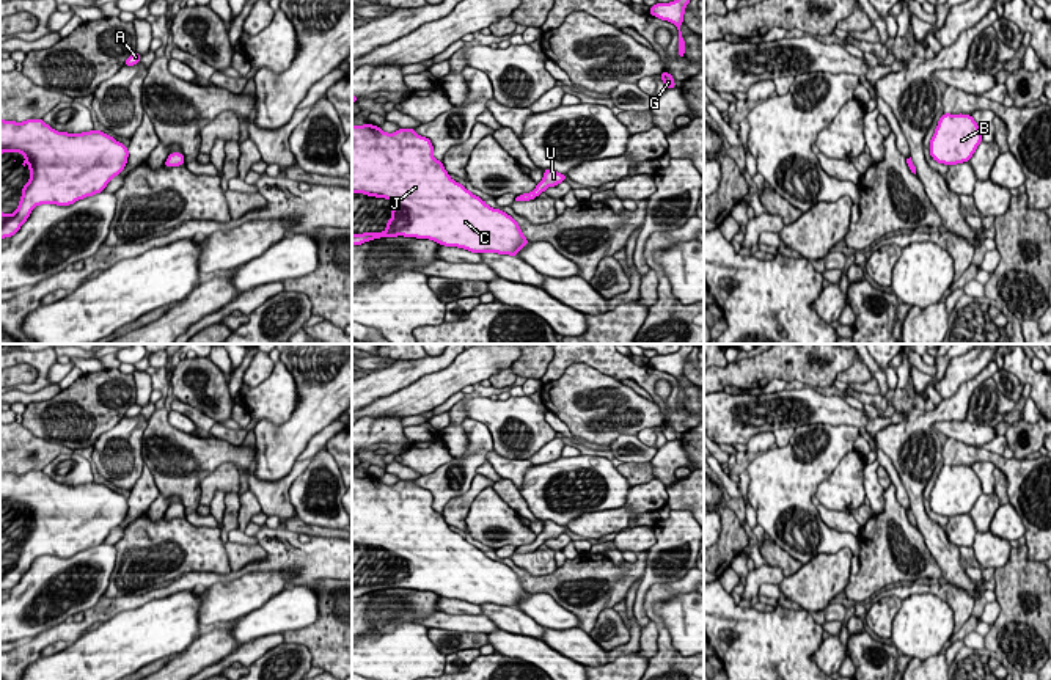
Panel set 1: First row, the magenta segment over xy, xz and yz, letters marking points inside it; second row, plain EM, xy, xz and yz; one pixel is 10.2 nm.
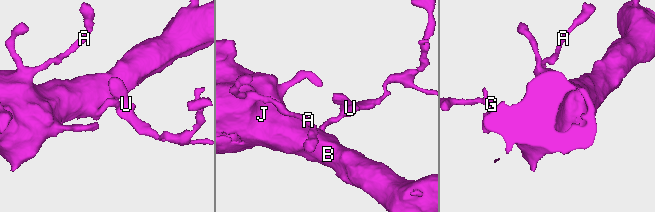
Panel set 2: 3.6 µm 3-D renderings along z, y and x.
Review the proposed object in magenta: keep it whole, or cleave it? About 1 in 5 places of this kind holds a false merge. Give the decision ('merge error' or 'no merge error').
no merge error

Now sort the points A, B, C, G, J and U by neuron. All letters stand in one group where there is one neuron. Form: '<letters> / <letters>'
A B C G J U

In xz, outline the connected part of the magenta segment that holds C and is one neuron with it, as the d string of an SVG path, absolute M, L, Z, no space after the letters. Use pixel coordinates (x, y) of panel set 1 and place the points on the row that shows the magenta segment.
M366 121L364 126L352 124L352 193L364 193L366 196L385 198L394 203L391 220L386 220L386 229L382 232L352 234L352 245L382 237L416 237L429 239L445 247L457 247L471 253L498 253L517 256L528 245L518 223L500 209L485 204L484 199L473 195L457 181L449 177L443 162L432 155L434 144L429 138L418 135L413 127L397 129L394 133L383 132L379 126Z

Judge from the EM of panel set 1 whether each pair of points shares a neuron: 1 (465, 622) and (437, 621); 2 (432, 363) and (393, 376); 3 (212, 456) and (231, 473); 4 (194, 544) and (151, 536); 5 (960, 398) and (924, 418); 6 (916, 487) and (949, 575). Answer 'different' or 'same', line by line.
1: same
2: same
3: different
4: same
5: same
6: same

